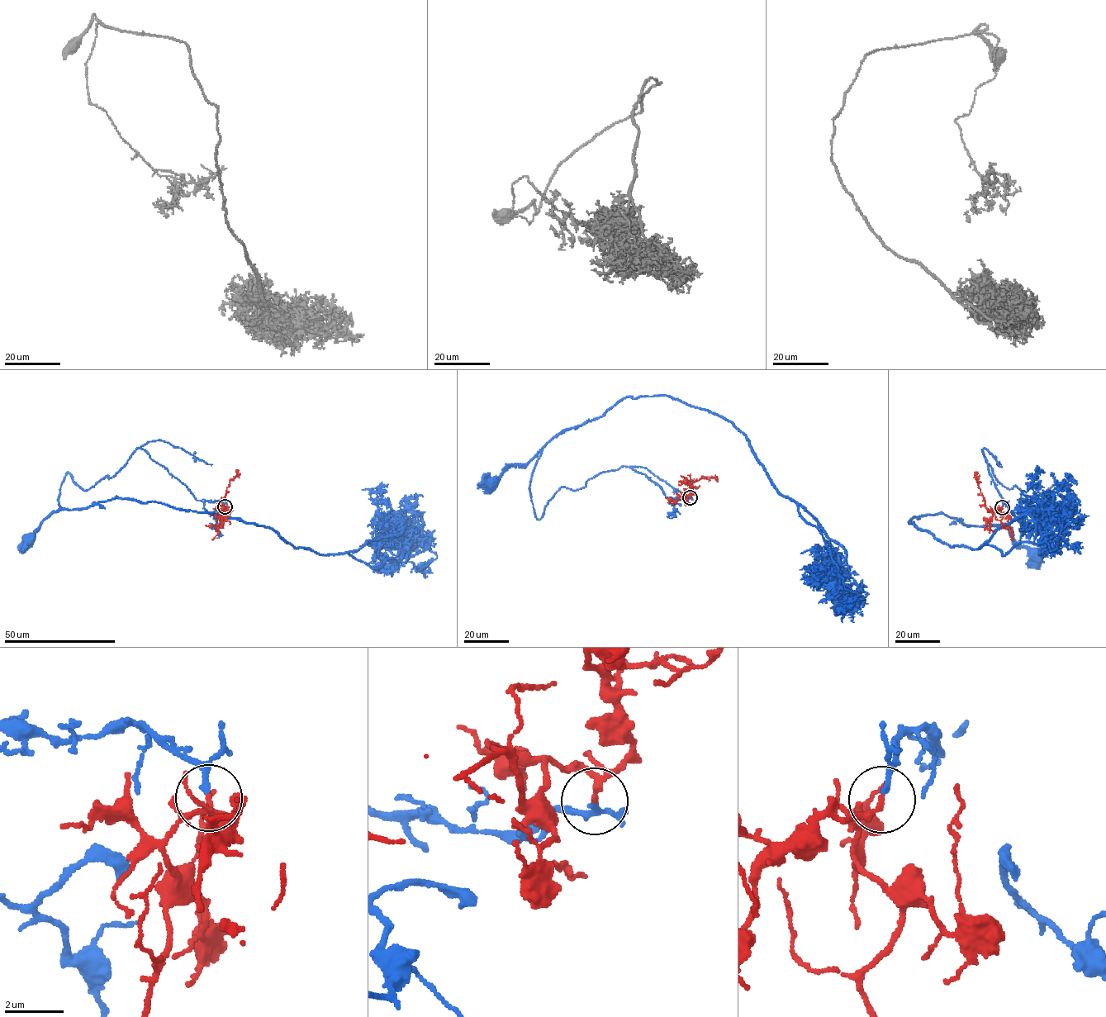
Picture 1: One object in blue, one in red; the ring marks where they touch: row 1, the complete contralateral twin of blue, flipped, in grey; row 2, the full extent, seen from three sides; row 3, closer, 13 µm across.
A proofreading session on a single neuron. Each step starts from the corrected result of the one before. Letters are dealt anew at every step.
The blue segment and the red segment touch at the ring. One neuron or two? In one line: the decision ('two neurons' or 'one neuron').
one neuron

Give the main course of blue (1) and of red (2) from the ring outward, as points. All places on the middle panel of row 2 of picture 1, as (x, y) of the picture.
1: (690, 497), (668, 498), (622, 466), (576, 490), (562, 487), (538, 520), (529, 488), (540, 451), (493, 483)
2: (690, 497), (693, 493), (690, 480), (706, 477), (715, 480)

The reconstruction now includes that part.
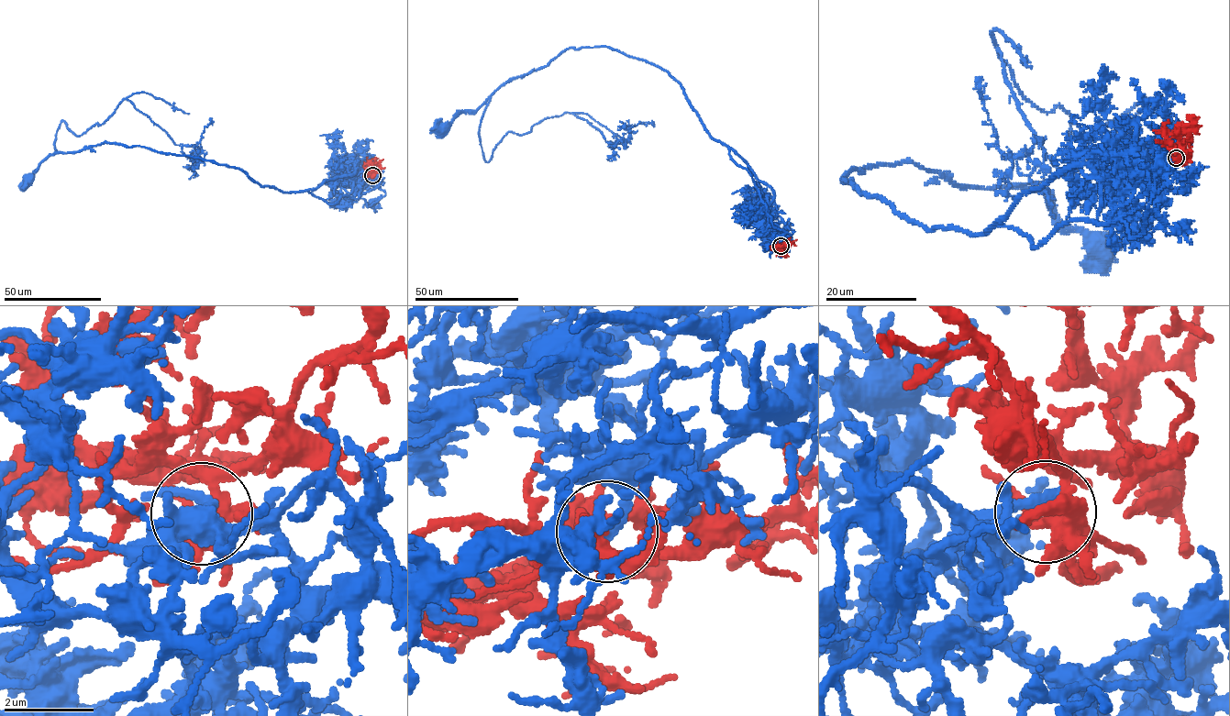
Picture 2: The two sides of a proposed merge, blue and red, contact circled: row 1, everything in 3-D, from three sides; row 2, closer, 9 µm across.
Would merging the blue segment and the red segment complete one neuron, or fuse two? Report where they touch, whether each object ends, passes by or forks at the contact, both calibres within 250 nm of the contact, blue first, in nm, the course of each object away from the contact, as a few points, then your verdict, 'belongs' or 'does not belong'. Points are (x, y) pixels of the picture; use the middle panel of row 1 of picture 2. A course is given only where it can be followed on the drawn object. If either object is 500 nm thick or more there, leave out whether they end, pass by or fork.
at (781, 246); blue passes by; red forks there; 200 nm thick on the blue side, 360 nm on the other; blue runs (781, 245), (765, 232), (766, 205), (752, 176), (709, 134), (681, 85), (606, 46), (566, 49), (444, 127); red runs (781, 245), (774, 251), (789, 256); belongs

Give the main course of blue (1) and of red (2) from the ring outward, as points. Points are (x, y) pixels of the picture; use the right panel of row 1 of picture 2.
1: (1176, 158), (1147, 205), (1033, 247), (1009, 225), (925, 228), (841, 179), (912, 162), (1029, 187), (1099, 246)
2: (1176, 158), (1191, 138), (1194, 116)

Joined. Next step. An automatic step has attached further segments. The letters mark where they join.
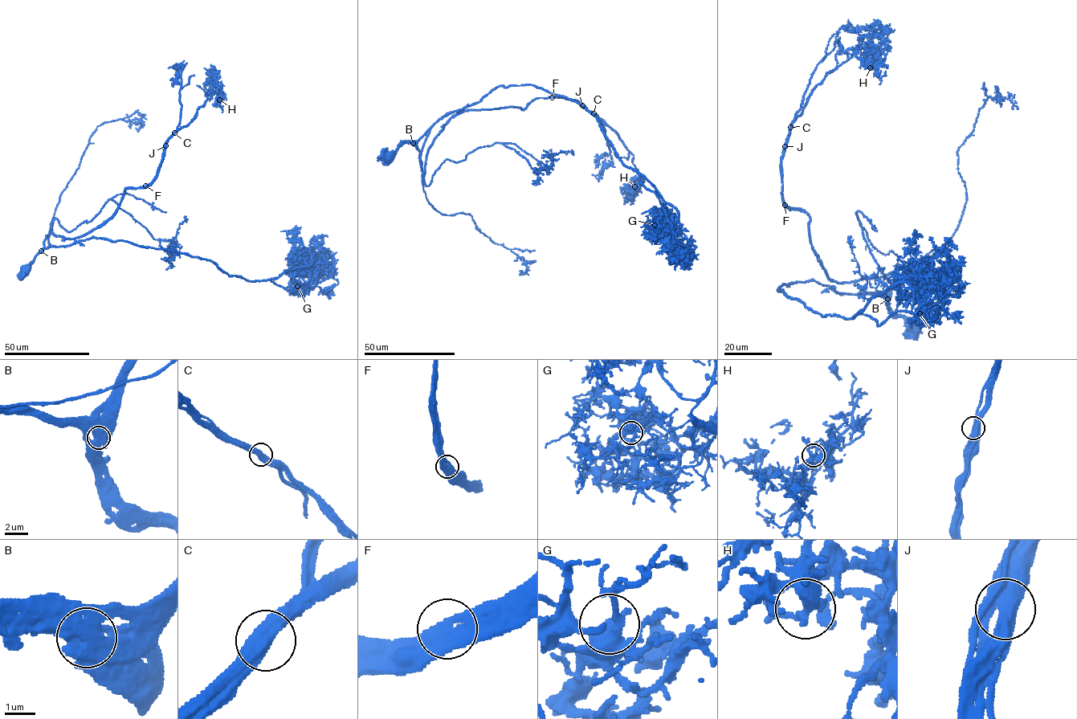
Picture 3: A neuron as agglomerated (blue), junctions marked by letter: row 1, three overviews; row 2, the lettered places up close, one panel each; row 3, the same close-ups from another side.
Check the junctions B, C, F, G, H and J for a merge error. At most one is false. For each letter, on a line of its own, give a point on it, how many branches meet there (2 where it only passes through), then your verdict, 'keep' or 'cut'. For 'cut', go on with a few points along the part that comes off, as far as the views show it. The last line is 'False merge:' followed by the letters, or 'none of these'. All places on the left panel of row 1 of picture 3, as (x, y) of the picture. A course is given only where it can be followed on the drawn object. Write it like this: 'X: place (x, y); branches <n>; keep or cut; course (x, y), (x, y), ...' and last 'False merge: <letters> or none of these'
B: place (41, 251); branches 2; cut; course (41, 251), (50, 224), (55, 236), (85, 235), (127, 189), (147, 186), (169, 138), (217, 91), (215, 67)
C: place (174, 132); branches 2; keep
F: place (145, 185); branches 2; keep
G: place (297, 286); branches 4; keep
H: place (219, 100); branches 2; keep
J: place (165, 145); branches 3; keep
False merge: B

